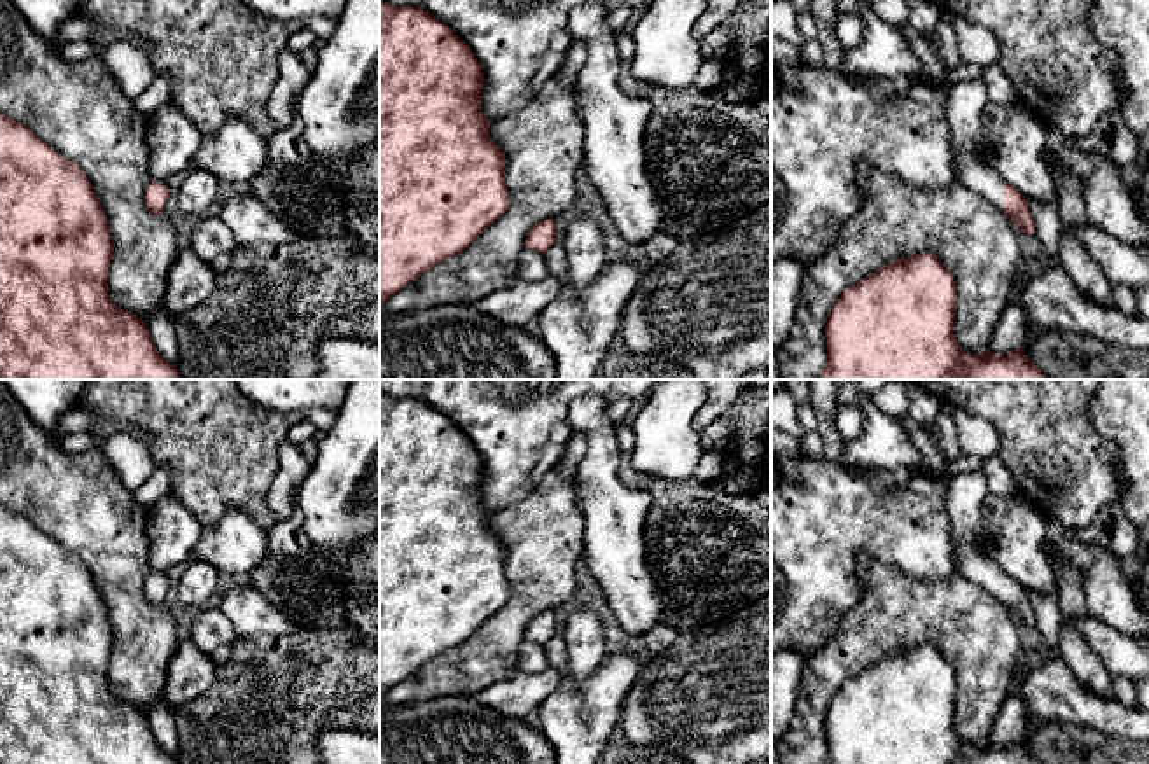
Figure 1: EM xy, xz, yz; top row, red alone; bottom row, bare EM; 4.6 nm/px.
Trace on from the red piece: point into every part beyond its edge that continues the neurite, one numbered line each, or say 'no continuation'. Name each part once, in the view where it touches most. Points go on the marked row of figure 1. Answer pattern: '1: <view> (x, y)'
1: yz (967, 100)

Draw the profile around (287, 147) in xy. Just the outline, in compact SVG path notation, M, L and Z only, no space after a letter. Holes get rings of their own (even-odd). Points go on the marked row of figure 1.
M297 114L287 128L276 129L268 140L268 161L278 166L303 166L315 159L304 142L304 124Z

